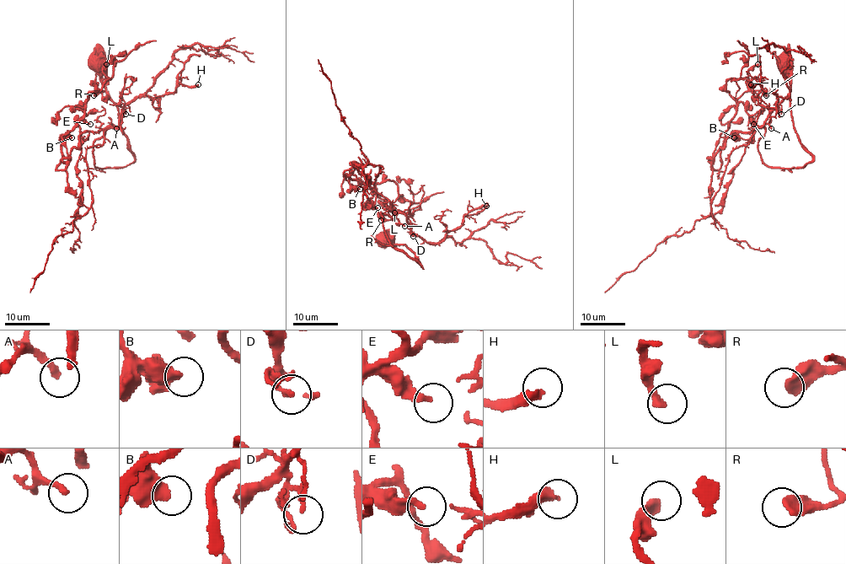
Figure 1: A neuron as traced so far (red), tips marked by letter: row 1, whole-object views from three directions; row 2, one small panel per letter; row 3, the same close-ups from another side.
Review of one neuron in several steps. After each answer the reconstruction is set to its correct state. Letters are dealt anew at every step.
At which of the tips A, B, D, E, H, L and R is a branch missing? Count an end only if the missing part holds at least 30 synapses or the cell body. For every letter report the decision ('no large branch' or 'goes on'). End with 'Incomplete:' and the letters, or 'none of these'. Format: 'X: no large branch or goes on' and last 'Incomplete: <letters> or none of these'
A: goes on
B: no large branch
D: no large branch
E: no large branch
H: goes on
L: goes on
R: no large branch
Incomplete: A, H, L

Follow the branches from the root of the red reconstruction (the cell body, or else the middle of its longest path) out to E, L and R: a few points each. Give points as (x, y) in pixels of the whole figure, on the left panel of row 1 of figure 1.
E: (98, 64), (135, 160), (97, 168), (93, 143), (104, 134), (98, 117), (105, 110), (84, 116), (90, 124)
L: (98, 64), (135, 158), (125, 166), (94, 165), (105, 110), (83, 110), (109, 78), (106, 64)
R: (98, 64), (135, 158), (125, 166), (94, 165), (106, 127), (104, 110), (83, 110), (93, 95)

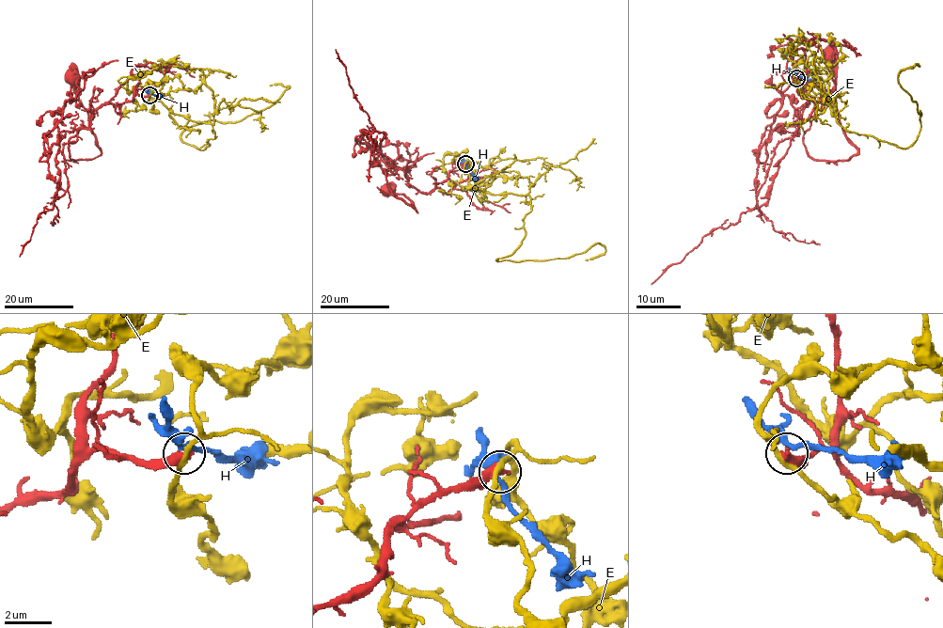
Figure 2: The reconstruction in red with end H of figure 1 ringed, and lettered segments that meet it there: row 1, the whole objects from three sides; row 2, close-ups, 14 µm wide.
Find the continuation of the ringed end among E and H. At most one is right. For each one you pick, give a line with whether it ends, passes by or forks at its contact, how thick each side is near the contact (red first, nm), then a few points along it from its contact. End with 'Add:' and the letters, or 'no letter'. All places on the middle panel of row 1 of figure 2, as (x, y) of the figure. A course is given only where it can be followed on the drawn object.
Add: no letter

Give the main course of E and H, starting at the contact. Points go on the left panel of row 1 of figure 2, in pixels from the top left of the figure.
E: (149, 96), (174, 76), (212, 91), (215, 137), (203, 149), (181, 133), (269, 108), (289, 87), (270, 86)
H: (149, 94), (164, 96)

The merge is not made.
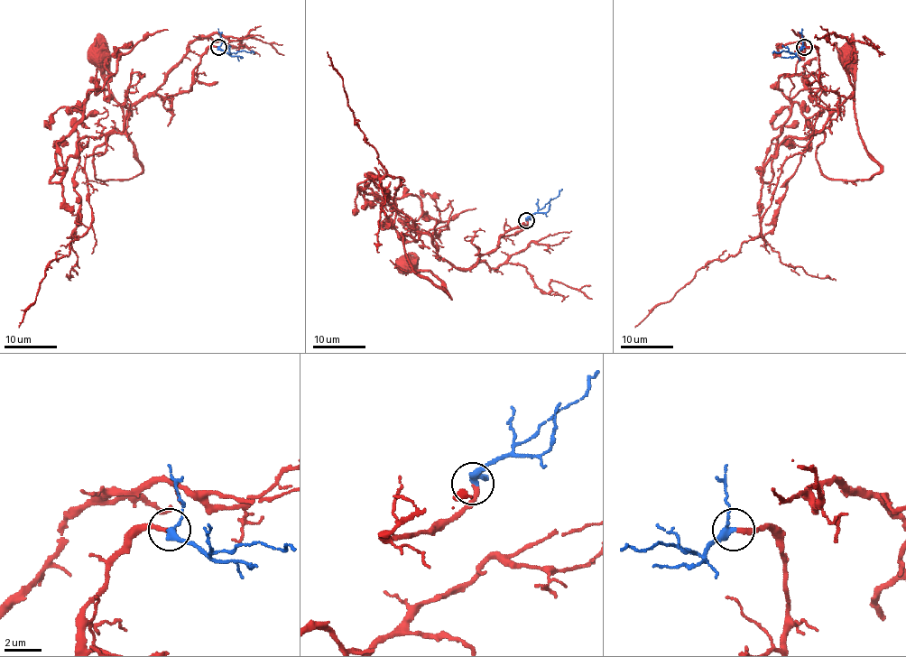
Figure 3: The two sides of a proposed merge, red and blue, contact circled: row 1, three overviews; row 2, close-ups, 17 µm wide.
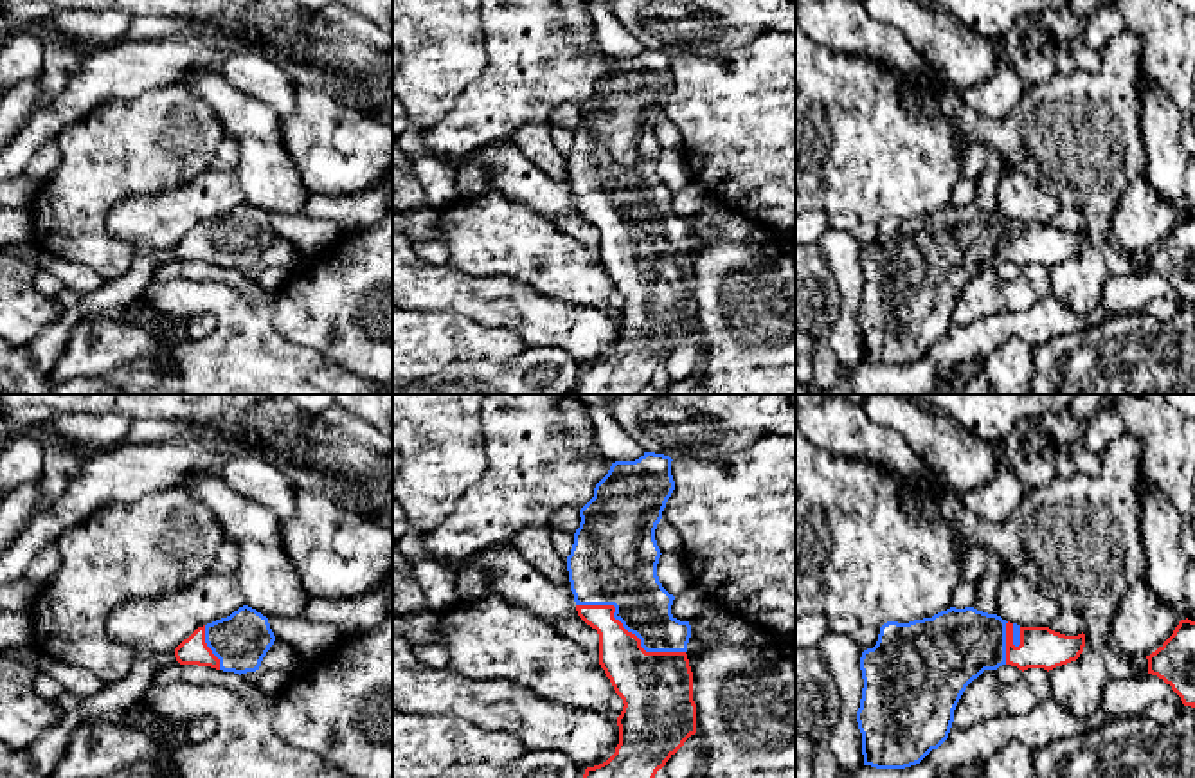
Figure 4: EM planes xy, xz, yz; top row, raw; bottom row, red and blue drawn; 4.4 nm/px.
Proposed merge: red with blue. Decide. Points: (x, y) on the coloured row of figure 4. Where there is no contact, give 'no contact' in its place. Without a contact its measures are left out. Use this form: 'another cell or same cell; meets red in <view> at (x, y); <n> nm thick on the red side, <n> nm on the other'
same cell; meets red in xz at (627, 631); 280 nm thick on the red side, 280 nm on the other

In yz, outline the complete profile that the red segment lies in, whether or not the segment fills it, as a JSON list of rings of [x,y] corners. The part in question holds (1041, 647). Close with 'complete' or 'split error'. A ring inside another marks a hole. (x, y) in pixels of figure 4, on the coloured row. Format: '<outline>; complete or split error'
[[[950,607],[909,623],[884,623],[876,645],[860,657],[864,688],[857,722],[862,733],[864,765],[905,769],[920,764],[948,738],[963,692],[984,670],[1011,665],[1022,672],[1028,668],[1049,672],[1076,661],[1083,647],[1083,632],[1065,636],[1049,627],[1020,627],[974,607]]]; split error

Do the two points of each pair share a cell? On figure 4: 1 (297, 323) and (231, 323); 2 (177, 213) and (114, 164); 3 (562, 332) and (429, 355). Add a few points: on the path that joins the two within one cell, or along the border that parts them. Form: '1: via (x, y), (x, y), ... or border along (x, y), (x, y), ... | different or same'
1: border along (276, 316), (272, 321) | different
2: border along (193, 179), (157, 193), (134, 193), (114, 208) | different
3: border along (479, 323), (512, 328), (526, 344) | different

